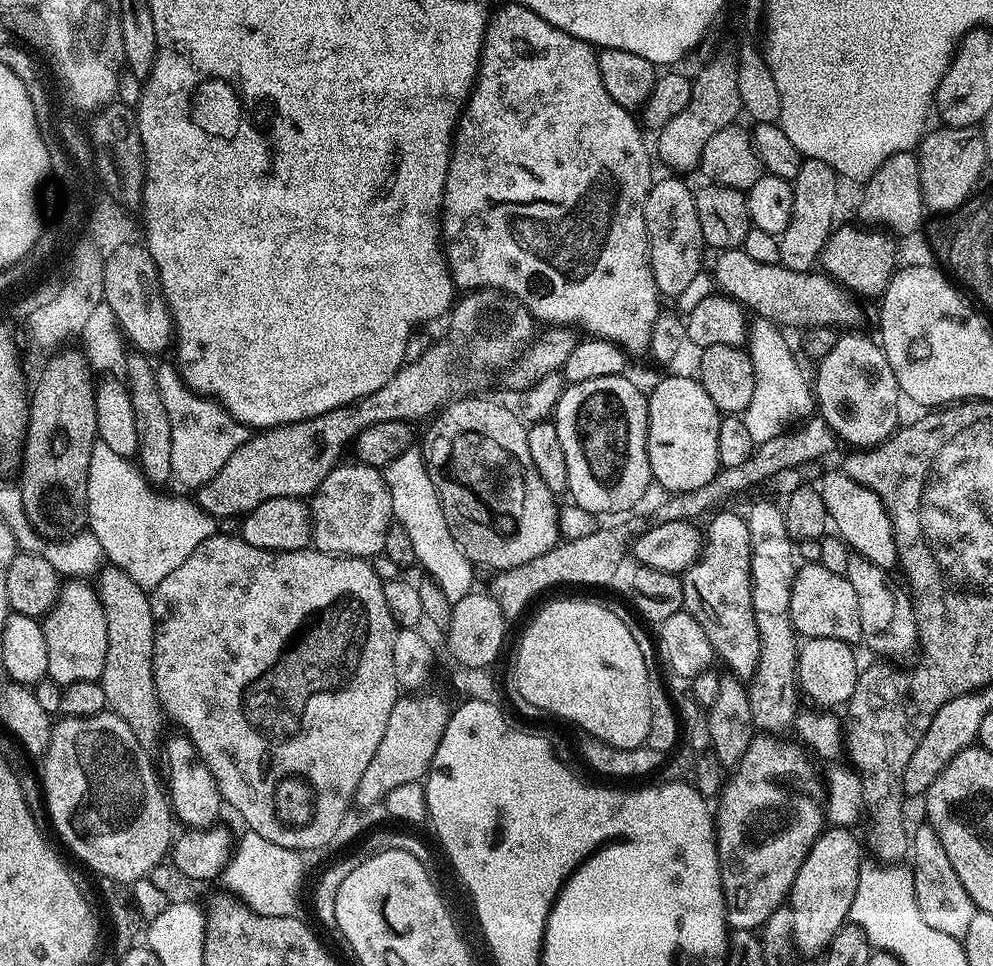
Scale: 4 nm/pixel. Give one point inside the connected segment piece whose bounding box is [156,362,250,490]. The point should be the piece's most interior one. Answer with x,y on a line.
203,435

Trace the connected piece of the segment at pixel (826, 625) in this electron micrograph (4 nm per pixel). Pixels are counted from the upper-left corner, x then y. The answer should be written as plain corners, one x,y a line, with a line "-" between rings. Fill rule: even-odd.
801,563
797,567
790,590
789,616
795,631
807,639
834,638
853,646
859,645
862,640
862,614
858,610
858,597
854,586
842,574
833,574
821,564

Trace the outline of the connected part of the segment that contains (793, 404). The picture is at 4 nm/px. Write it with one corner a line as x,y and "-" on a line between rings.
756,318
751,321
746,337
746,351
754,362
756,389
754,398
750,398
750,406
746,406
742,415
750,438
754,438
757,445
787,432
807,420
814,412
814,392
810,387
809,377
808,380
804,377
804,372
783,334
785,335
771,320

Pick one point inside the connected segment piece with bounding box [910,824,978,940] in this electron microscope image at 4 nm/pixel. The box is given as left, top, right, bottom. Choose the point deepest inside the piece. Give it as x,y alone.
945,905

